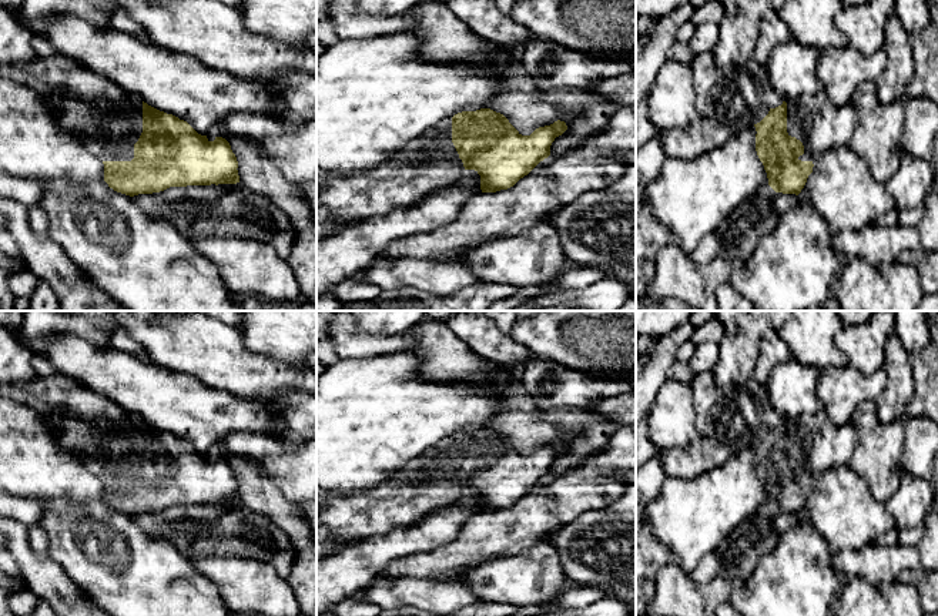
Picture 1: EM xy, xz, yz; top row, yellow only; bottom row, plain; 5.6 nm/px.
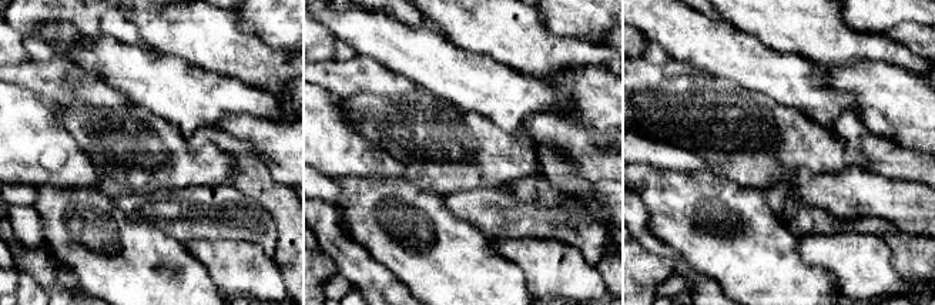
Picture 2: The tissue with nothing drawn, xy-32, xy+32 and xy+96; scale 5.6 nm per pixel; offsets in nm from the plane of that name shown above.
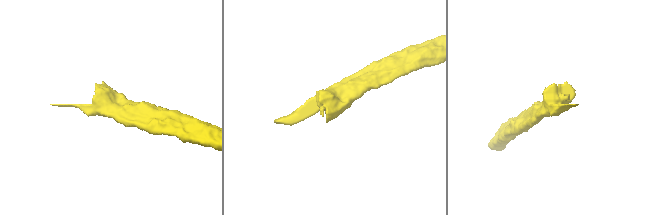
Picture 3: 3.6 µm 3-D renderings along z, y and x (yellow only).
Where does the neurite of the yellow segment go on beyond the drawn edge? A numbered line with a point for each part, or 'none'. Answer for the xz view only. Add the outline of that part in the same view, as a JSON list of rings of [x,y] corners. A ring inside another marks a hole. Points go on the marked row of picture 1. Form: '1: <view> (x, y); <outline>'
1: xz (428, 164); [[[445,118],[379,167],[366,171],[316,174],[316,205],[325,207],[341,221],[356,222],[388,214],[398,207],[412,205],[442,188],[459,184],[463,175],[463,163],[452,143],[452,118]]]

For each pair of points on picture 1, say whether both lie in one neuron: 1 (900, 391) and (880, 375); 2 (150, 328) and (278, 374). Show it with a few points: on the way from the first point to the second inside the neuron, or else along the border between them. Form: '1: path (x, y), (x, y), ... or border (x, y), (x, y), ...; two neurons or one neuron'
1: border (883, 368), (887, 377), (887, 387), (875, 401); two neurons
2: path (181, 342), (197, 344), (247, 374); one neuron

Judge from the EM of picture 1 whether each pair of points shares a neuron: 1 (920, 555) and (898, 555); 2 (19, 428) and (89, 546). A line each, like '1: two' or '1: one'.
1: one
2: two

